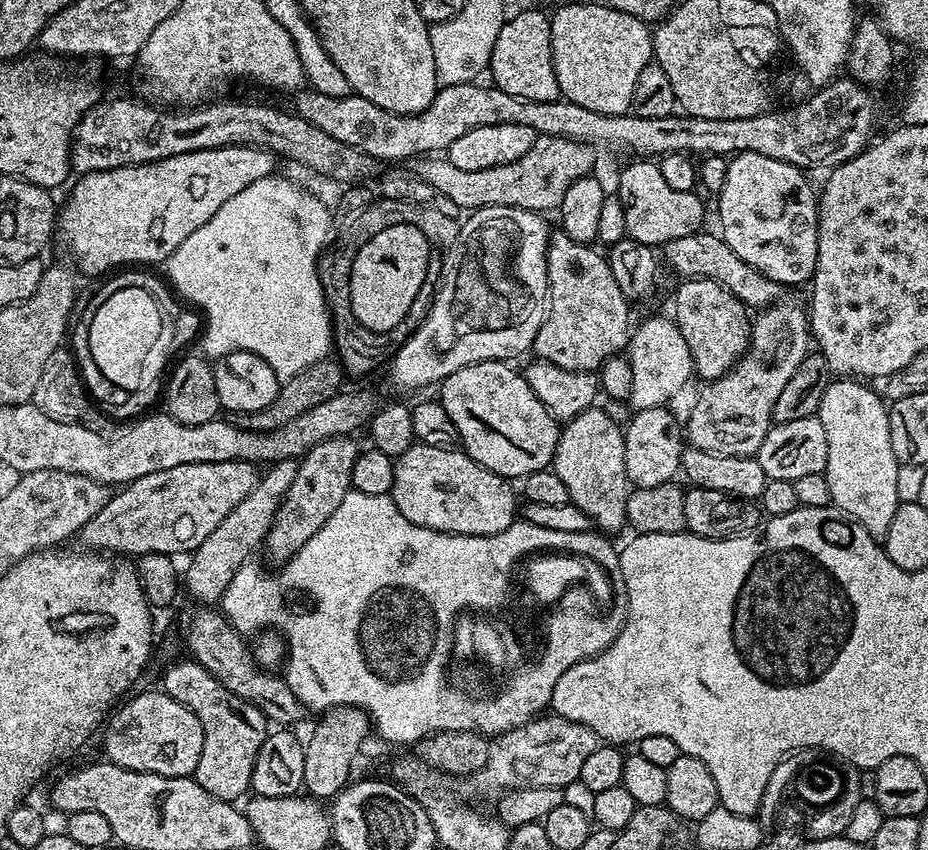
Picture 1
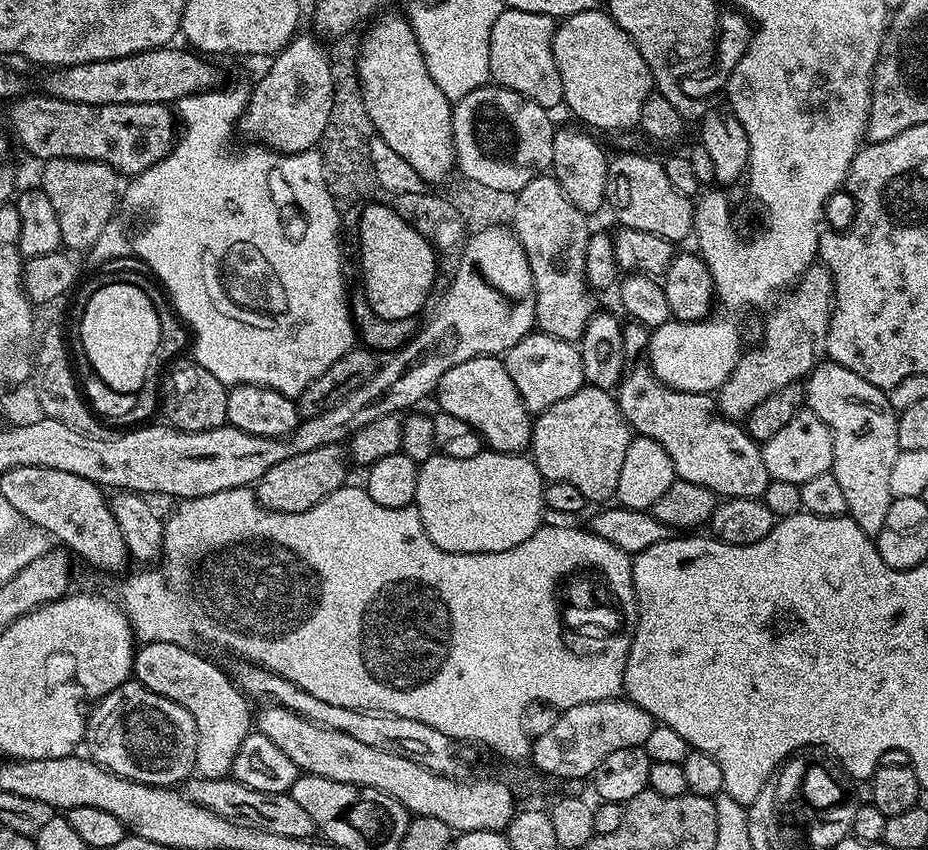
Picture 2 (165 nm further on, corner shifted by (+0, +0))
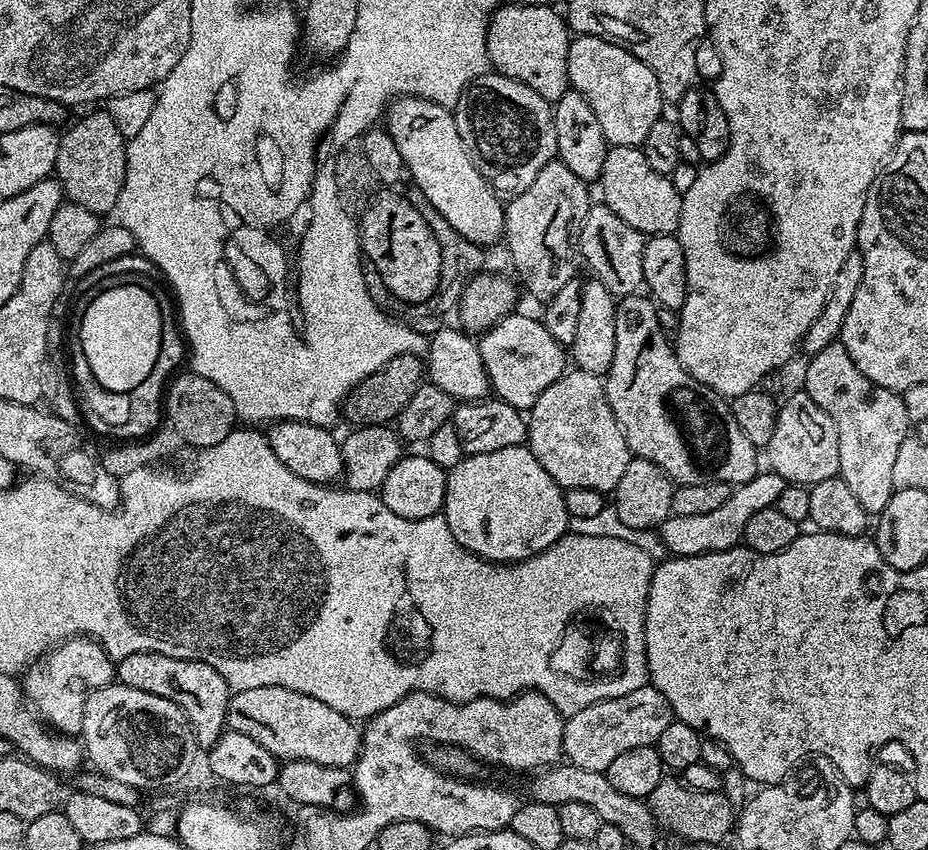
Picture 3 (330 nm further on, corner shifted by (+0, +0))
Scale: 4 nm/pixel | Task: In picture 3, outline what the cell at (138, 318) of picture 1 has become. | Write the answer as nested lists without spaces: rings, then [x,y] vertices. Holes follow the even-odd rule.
[[[120,286],[118,289],[106,290],[89,304],[84,304],[84,313],[80,316],[78,335],[86,362],[94,372],[94,378],[106,388],[114,392],[130,393],[138,382],[143,382],[146,374],[154,370],[154,362],[158,362],[158,350],[162,342],[162,314],[158,302],[146,289],[138,286]]]

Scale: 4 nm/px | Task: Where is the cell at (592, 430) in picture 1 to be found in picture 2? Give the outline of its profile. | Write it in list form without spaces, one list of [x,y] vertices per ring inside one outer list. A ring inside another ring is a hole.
[[[585,386],[535,417],[530,458],[548,480],[570,482],[570,486],[582,490],[585,501],[611,501],[633,435],[615,395],[606,388]]]

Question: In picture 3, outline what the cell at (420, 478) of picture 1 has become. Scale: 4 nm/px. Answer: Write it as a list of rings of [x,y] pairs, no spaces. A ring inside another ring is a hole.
[[[524,444],[460,460],[448,472],[442,515],[463,548],[493,564],[530,558],[554,546],[570,528],[564,492]]]

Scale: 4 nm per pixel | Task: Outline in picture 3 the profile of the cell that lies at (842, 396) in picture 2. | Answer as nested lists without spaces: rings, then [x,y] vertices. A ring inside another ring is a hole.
[[[842,343],[811,353],[809,360],[812,361],[804,372],[802,388],[830,414],[838,430],[839,476],[869,514],[878,514],[896,491],[894,461],[903,440],[910,436],[904,397],[870,382],[870,378],[850,362],[850,354],[846,354],[846,346]]]

